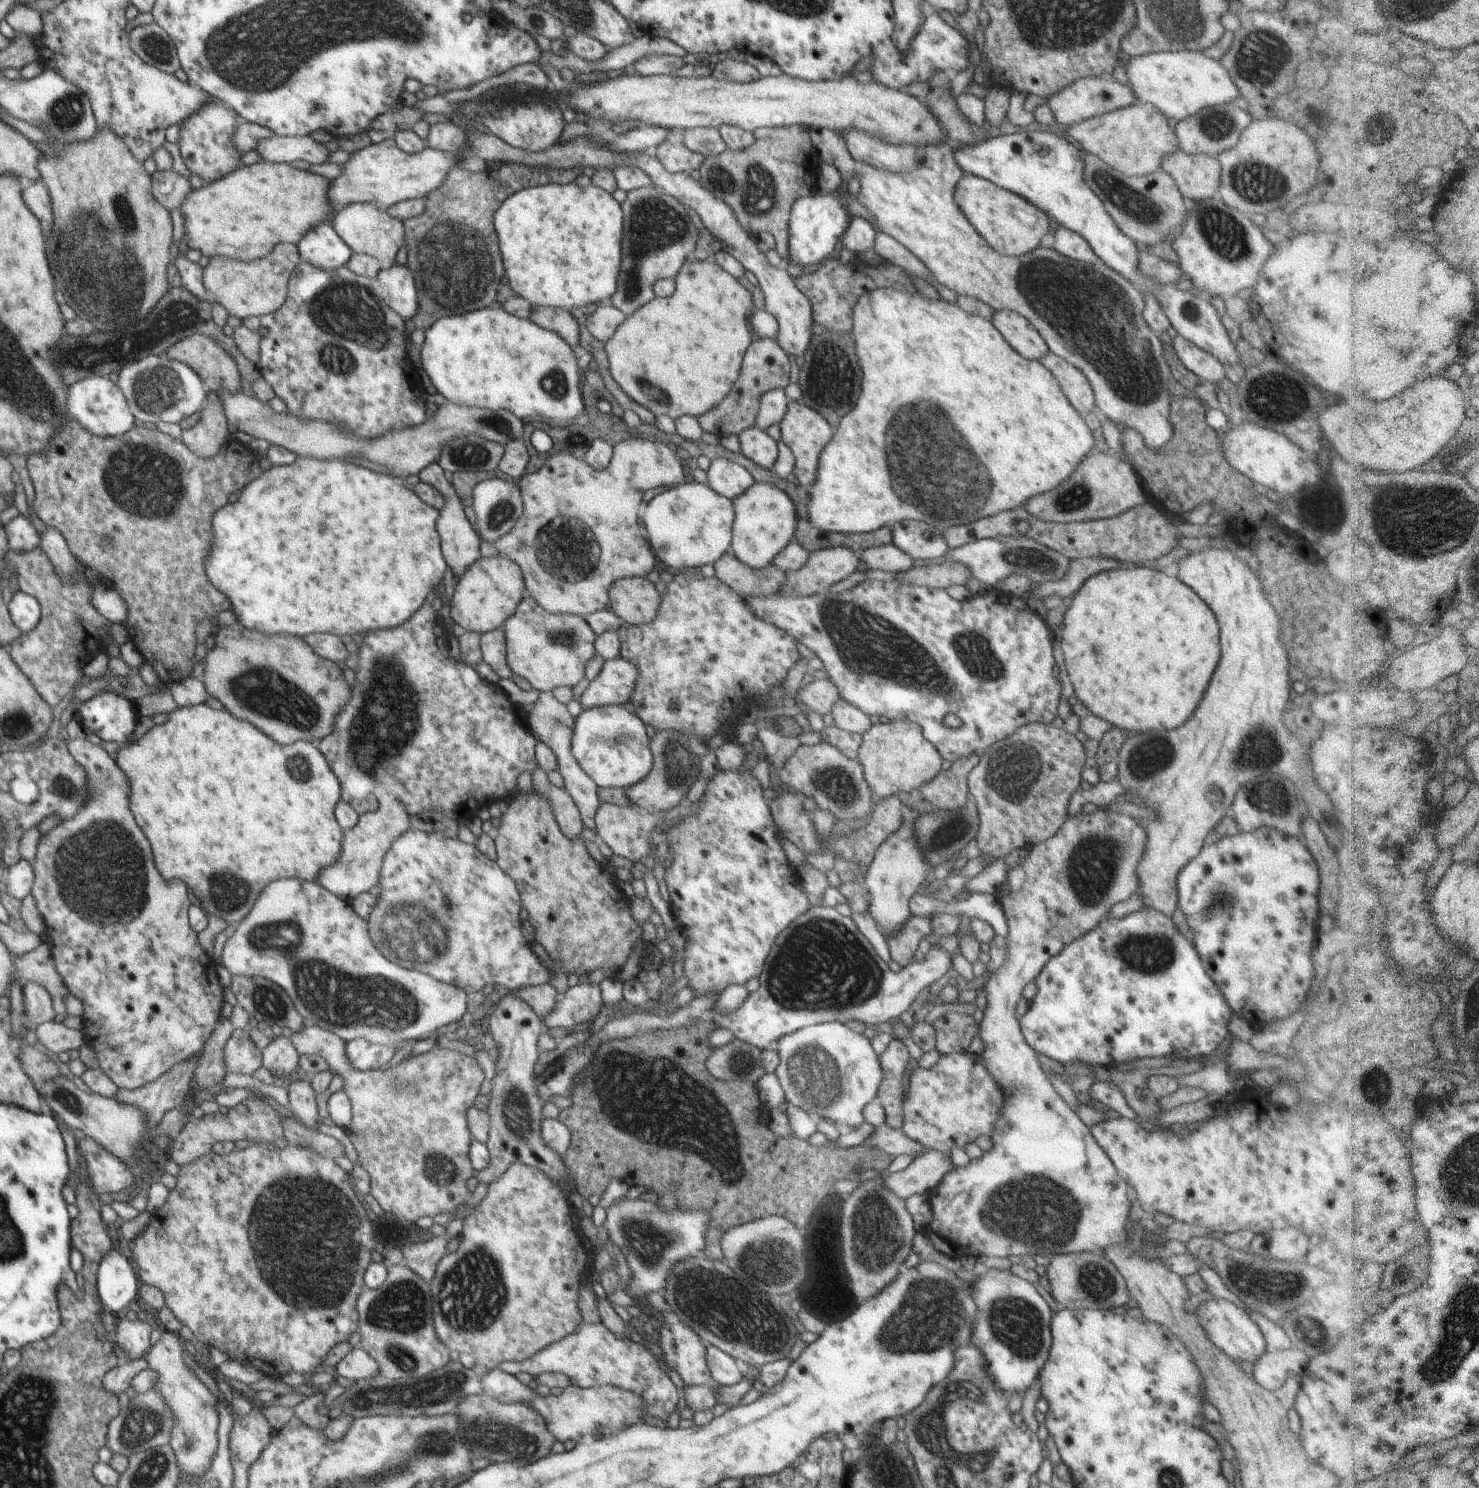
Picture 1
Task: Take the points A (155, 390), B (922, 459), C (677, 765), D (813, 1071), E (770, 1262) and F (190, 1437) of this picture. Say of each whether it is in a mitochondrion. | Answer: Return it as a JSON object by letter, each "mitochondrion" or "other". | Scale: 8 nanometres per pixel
{"A":"mitochondrion","B":"mitochondrion","C":"mitochondrion","D":"mitochondrion","E":"mitochondrion","F":"mitochondrion"}

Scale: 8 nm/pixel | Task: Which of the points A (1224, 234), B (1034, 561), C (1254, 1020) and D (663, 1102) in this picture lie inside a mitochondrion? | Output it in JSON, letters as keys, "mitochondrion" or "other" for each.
{"A":"mitochondrion","B":"mitochondrion","C":"other","D":"mitochondrion"}

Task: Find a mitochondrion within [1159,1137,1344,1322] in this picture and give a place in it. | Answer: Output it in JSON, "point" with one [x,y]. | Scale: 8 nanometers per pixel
{"point":[1248,1281]}

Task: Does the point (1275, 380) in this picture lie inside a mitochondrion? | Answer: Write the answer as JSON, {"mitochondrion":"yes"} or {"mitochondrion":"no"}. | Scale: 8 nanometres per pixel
{"mitochondrion":"yes"}

